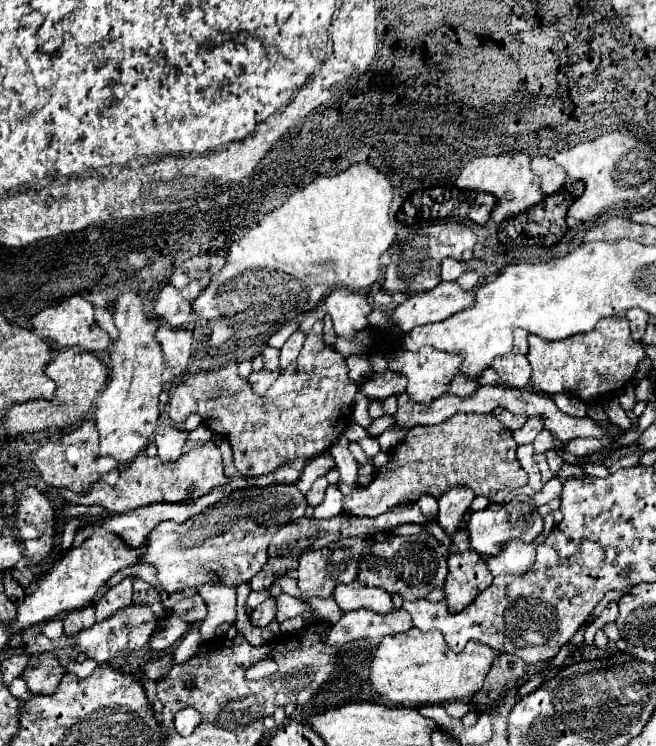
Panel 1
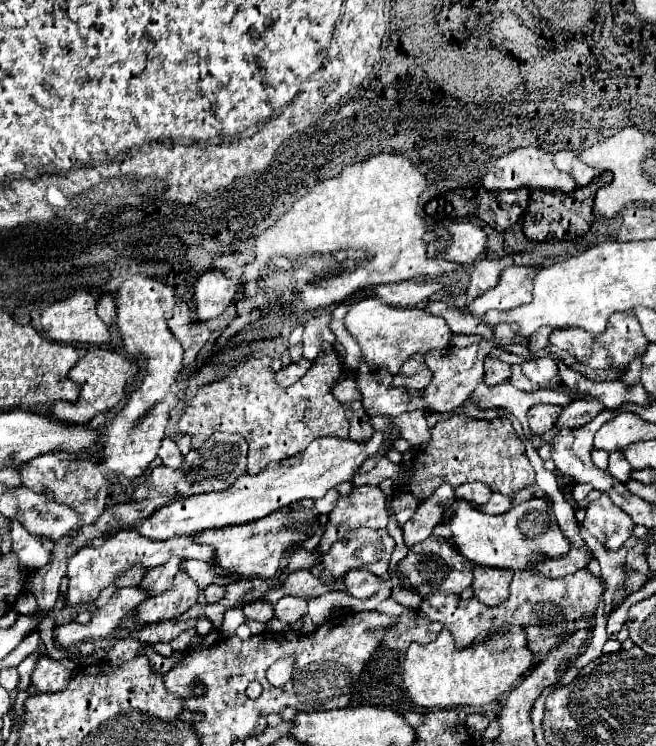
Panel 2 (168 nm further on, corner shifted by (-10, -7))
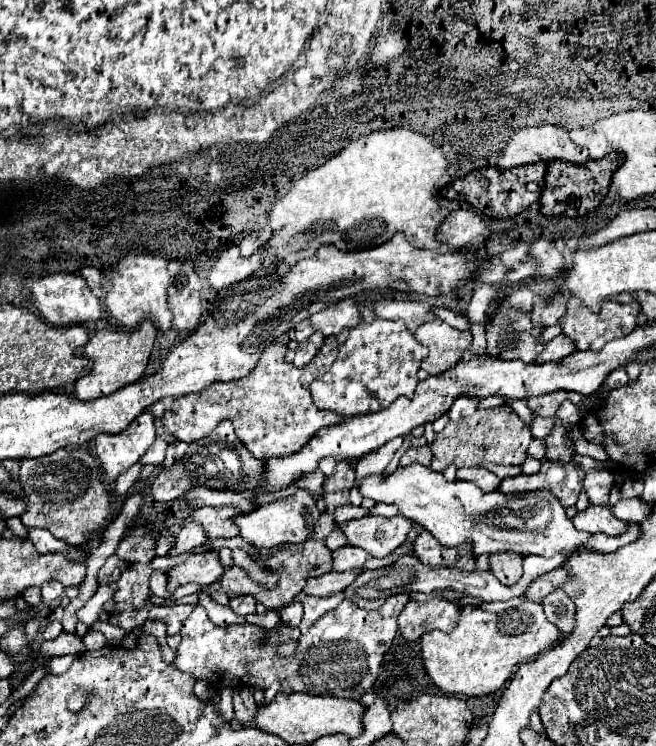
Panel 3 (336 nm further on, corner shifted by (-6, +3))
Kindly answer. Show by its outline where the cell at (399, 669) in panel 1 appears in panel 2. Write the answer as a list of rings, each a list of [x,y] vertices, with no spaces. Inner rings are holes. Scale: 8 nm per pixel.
[[[504,626],[500,630],[480,632],[472,646],[460,650],[452,634],[444,628],[438,640],[428,646],[414,644],[404,660],[404,686],[414,704],[422,708],[458,708],[486,706],[510,690],[532,666],[534,654],[528,648],[524,626]]]

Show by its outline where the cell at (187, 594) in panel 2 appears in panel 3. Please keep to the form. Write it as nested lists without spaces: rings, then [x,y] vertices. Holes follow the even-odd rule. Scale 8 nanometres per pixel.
[[[214,552],[206,554],[192,554],[186,562],[180,566],[168,570],[168,588],[174,592],[178,586],[188,584],[188,582],[198,582],[200,586],[208,586],[214,580],[222,576],[222,564]]]

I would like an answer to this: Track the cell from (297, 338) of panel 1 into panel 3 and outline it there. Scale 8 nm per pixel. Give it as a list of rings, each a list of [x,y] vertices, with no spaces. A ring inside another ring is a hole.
[[[344,298],[338,304],[332,304],[314,316],[310,316],[314,332],[322,332],[326,338],[336,336],[344,328],[354,328],[360,324],[360,314],[352,298]]]

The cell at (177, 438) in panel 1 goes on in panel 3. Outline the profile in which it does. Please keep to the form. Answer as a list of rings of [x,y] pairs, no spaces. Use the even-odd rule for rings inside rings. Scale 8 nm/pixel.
[[[156,438],[154,444],[146,450],[146,454],[142,456],[140,462],[142,462],[142,464],[154,464],[154,466],[162,464],[162,462],[164,462],[164,456],[166,456],[166,448],[168,448],[166,440],[164,440],[164,438]]]

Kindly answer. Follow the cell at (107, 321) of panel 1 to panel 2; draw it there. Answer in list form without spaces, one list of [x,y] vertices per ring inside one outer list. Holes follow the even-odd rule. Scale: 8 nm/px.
[[[104,292],[100,298],[98,298],[98,316],[110,326],[114,324],[114,298],[110,292]]]

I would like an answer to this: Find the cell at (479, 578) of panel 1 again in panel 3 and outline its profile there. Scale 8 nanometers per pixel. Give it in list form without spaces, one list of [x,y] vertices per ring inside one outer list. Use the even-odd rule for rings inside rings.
[[[502,552],[490,556],[490,572],[504,584],[512,586],[522,576],[522,556],[514,552]]]

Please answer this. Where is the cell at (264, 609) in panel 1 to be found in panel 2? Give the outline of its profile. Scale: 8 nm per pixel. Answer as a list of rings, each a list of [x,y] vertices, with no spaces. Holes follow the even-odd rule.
[[[286,596],[282,598],[276,606],[276,618],[286,622],[286,624],[294,624],[298,622],[302,616],[306,616],[308,612],[308,598],[296,598],[296,596]]]

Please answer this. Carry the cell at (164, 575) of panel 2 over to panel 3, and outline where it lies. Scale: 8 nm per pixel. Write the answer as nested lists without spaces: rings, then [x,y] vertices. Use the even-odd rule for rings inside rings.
[[[186,526],[182,528],[182,532],[176,536],[176,542],[174,542],[174,548],[168,552],[168,558],[170,560],[176,560],[178,556],[190,552],[192,548],[198,548],[206,542],[206,536],[204,536],[204,530],[200,526]]]

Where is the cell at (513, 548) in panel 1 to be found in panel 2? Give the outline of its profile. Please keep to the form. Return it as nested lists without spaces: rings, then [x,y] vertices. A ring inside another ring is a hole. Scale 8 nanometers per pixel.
[[[572,548],[570,554],[566,554],[566,558],[560,558],[560,560],[554,560],[554,562],[540,562],[538,566],[532,566],[532,568],[538,570],[542,576],[558,578],[558,576],[574,574],[582,568],[588,568],[588,562],[592,558],[594,556],[588,548]]]

